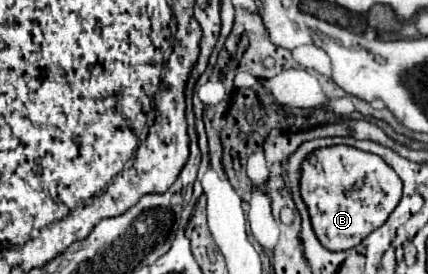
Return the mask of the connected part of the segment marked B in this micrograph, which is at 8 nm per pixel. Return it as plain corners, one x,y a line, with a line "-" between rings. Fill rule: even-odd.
330,146
304,160
300,192
320,244
338,252
358,246
370,232
388,220
402,198
402,182
380,156
350,146
-
360,178
364,186
354,190
354,182

